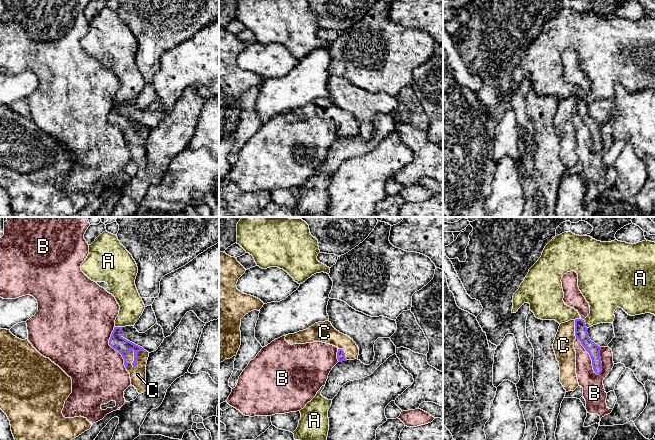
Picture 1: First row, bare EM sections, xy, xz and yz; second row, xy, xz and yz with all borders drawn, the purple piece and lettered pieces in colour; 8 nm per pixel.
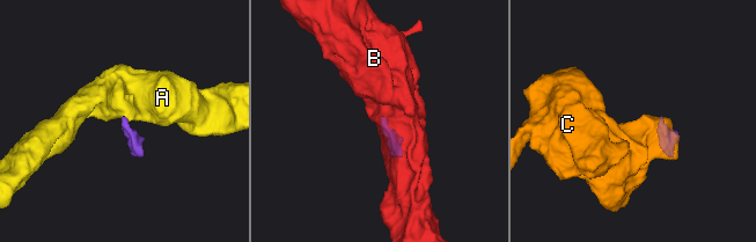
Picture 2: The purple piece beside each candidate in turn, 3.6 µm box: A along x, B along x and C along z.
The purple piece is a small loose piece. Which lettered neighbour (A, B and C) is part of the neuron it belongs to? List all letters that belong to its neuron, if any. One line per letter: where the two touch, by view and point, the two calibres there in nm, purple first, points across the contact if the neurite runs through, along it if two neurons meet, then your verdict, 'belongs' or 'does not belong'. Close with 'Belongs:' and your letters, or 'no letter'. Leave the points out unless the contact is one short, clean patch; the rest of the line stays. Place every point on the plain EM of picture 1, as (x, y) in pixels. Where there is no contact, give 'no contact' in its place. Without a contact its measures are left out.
A: contact yz (585, 100); calibres 100 and 240 nm; border yz (583, 96), (587, 104); does not belong
B: contact yz (590, 132); calibres 100 and 170 nm; does not belong
C: contact xy (134, 136); calibres 120 and 130 nm; belongs
Belongs: C

